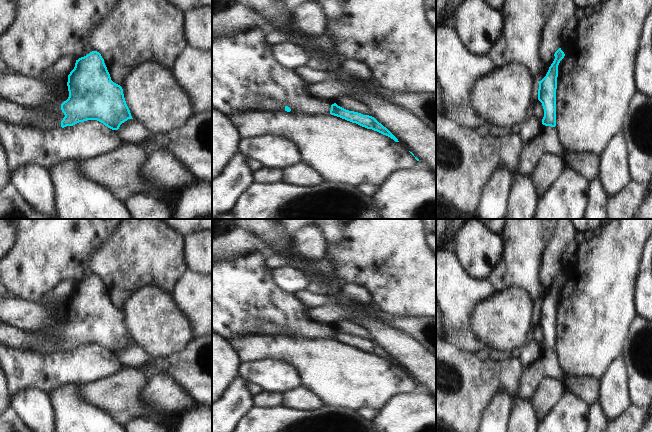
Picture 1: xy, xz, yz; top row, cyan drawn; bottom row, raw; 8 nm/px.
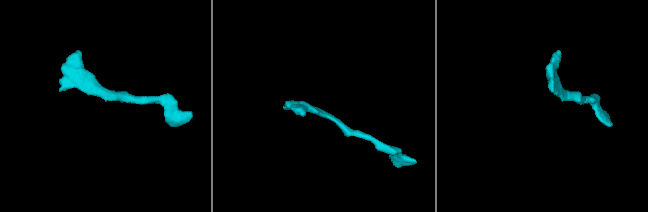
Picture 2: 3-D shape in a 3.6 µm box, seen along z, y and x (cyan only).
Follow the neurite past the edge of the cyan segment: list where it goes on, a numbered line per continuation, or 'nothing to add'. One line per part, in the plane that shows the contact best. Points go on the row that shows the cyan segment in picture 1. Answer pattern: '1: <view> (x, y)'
1: xy (45, 119)

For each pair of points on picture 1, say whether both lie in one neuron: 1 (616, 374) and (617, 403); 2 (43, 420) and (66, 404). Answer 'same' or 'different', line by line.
1: same
2: different

